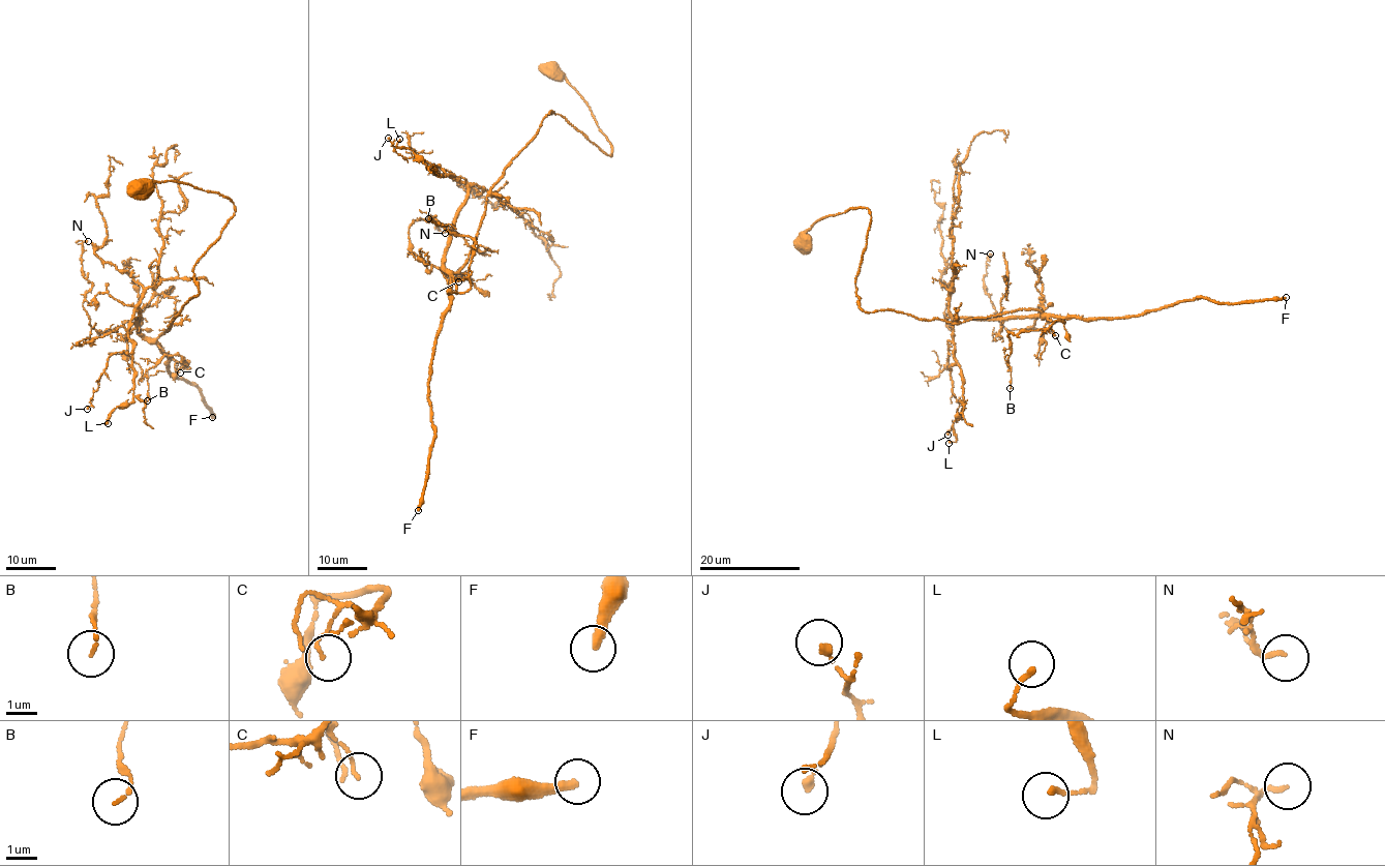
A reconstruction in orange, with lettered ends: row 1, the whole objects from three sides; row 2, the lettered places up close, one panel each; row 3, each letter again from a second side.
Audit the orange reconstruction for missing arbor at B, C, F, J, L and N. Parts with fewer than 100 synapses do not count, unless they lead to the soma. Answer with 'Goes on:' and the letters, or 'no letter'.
Goes on: F

